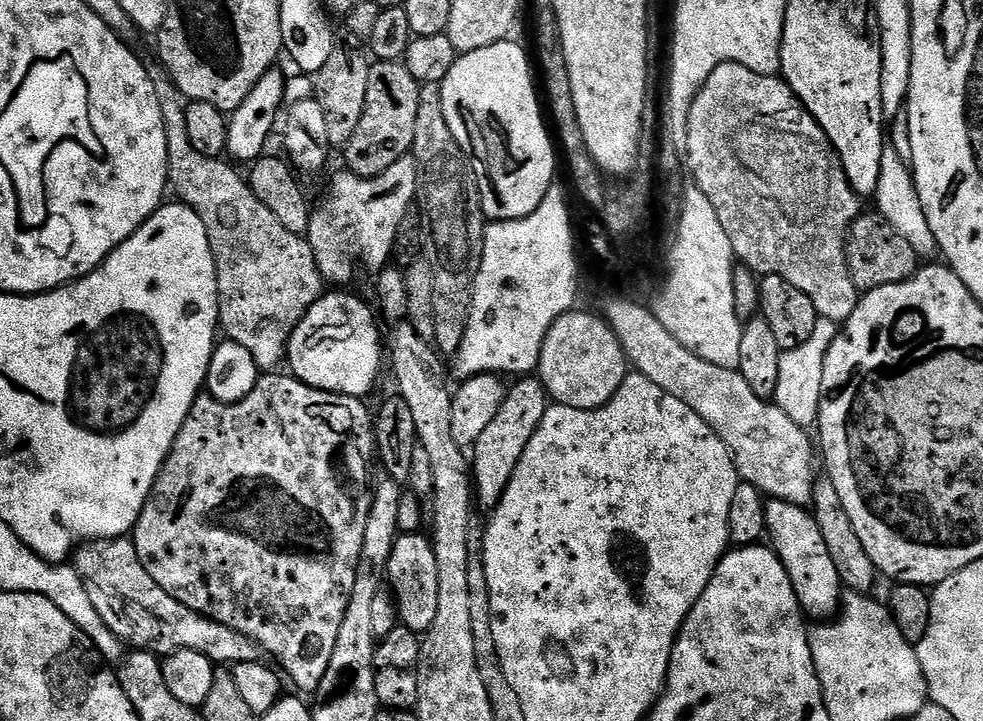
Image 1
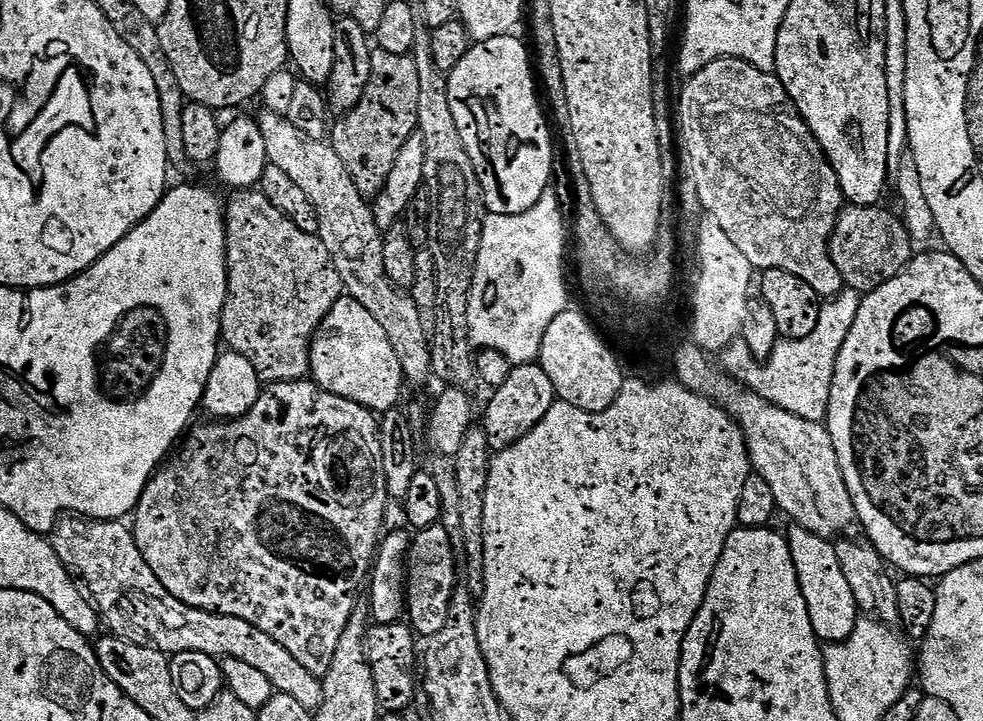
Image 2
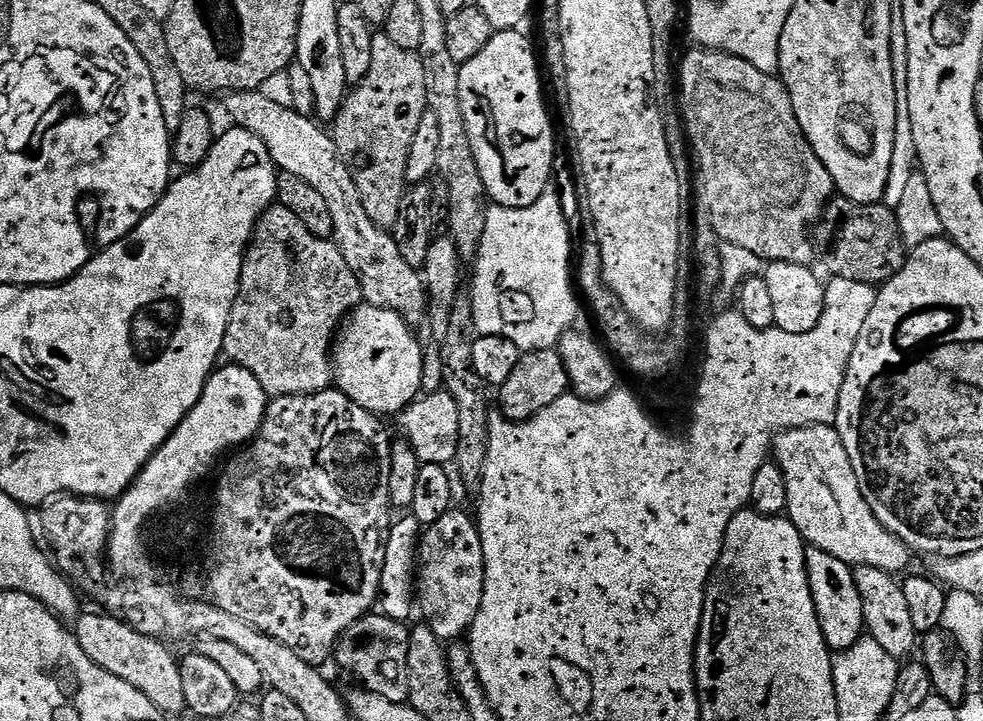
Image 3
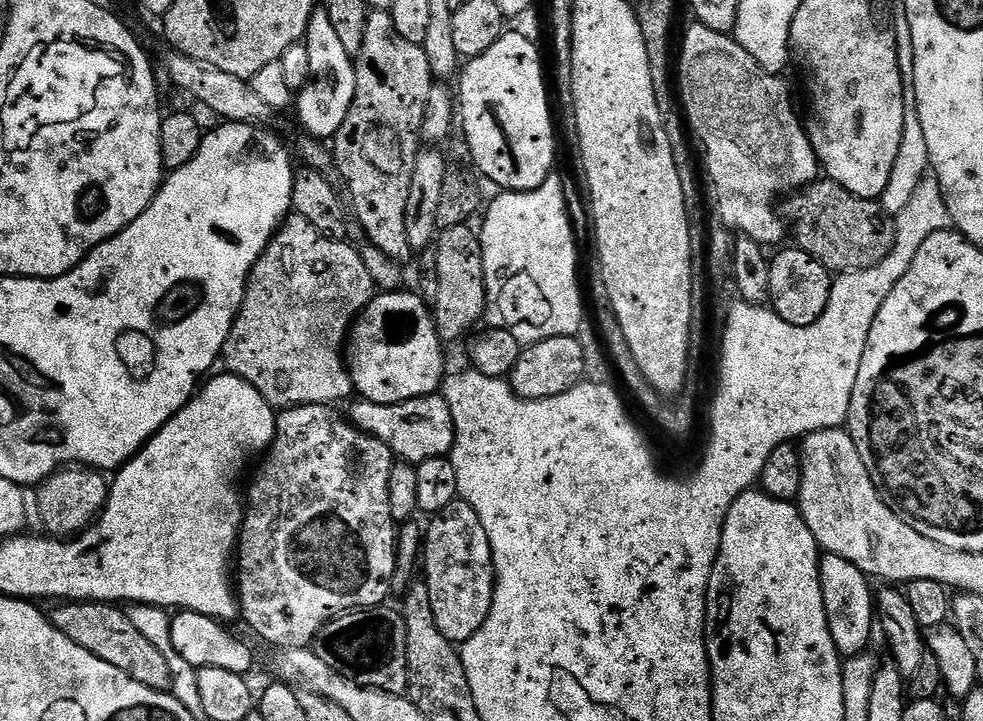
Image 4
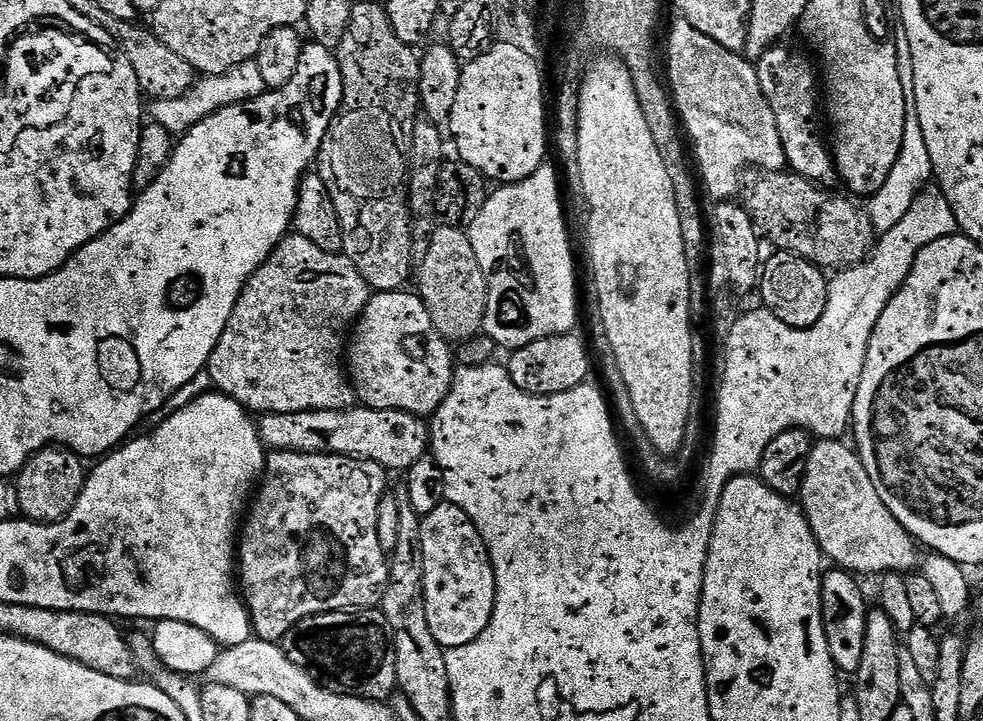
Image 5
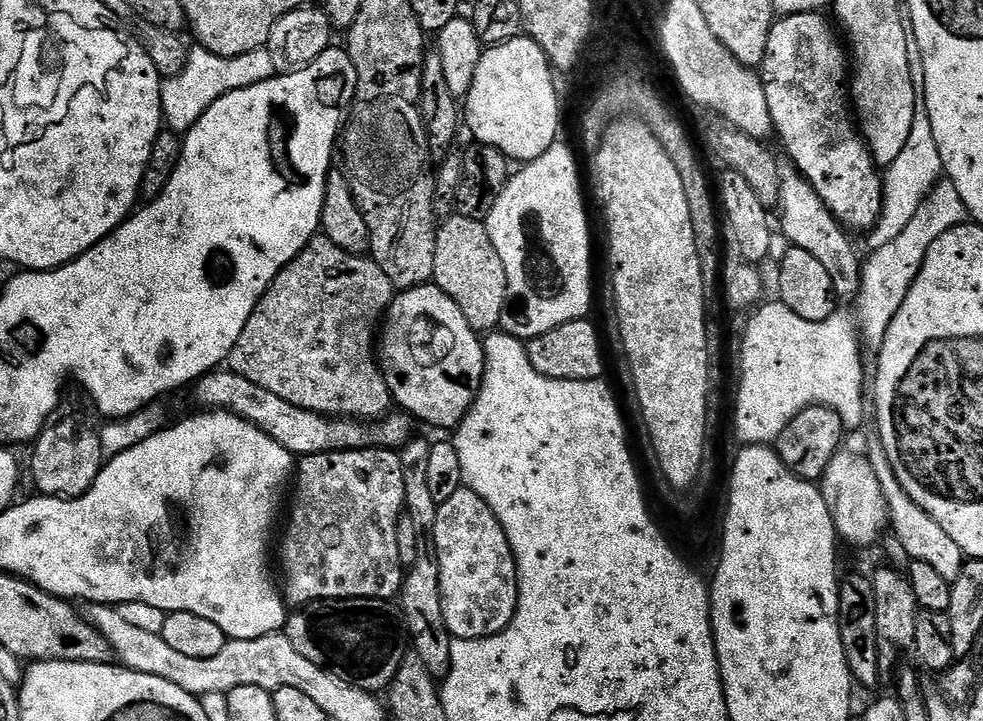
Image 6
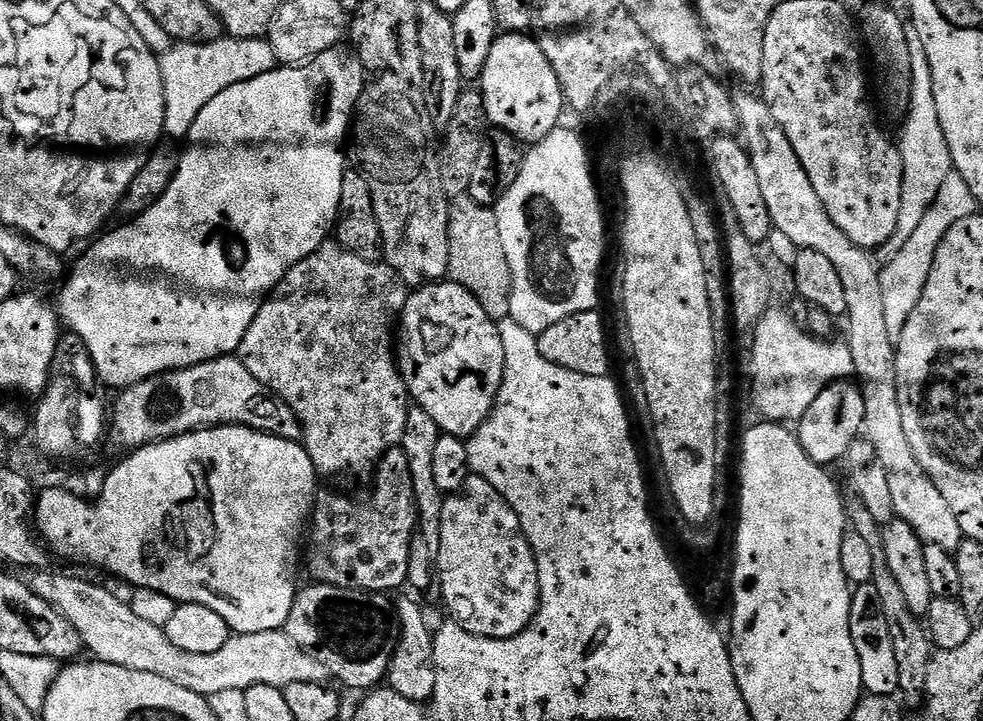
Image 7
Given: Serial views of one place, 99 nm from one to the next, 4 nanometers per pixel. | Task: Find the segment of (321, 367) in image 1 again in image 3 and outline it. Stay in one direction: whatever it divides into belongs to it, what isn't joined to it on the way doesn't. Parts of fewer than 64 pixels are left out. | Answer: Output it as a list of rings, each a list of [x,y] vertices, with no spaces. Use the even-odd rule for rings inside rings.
[[[361,303],[344,317],[332,345],[334,384],[362,410],[381,418],[395,417],[421,395],[424,352],[413,327],[394,310]]]

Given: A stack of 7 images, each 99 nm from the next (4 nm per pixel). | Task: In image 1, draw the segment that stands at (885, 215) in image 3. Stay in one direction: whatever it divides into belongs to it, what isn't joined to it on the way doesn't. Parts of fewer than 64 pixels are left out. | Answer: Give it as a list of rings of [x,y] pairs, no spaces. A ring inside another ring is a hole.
[[[879,214],[871,215],[861,215],[848,230],[848,269],[850,278],[854,278],[856,291],[861,294],[906,282],[918,271],[918,258],[910,242],[906,242],[906,238],[902,238],[902,234],[898,234],[898,230],[894,230],[894,226]]]

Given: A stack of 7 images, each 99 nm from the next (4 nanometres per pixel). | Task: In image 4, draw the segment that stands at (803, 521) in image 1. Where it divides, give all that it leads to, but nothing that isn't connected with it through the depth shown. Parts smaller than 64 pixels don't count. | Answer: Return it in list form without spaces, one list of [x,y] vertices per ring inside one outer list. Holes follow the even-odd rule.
[[[831,554],[821,555],[820,558],[820,581],[822,582],[822,598],[828,615],[830,626],[830,638],[834,638],[834,646],[841,657],[858,656],[865,651],[864,648],[872,640],[872,628],[874,632],[874,588],[870,585],[869,577],[865,576],[854,562],[846,562],[846,558],[838,558]]]

